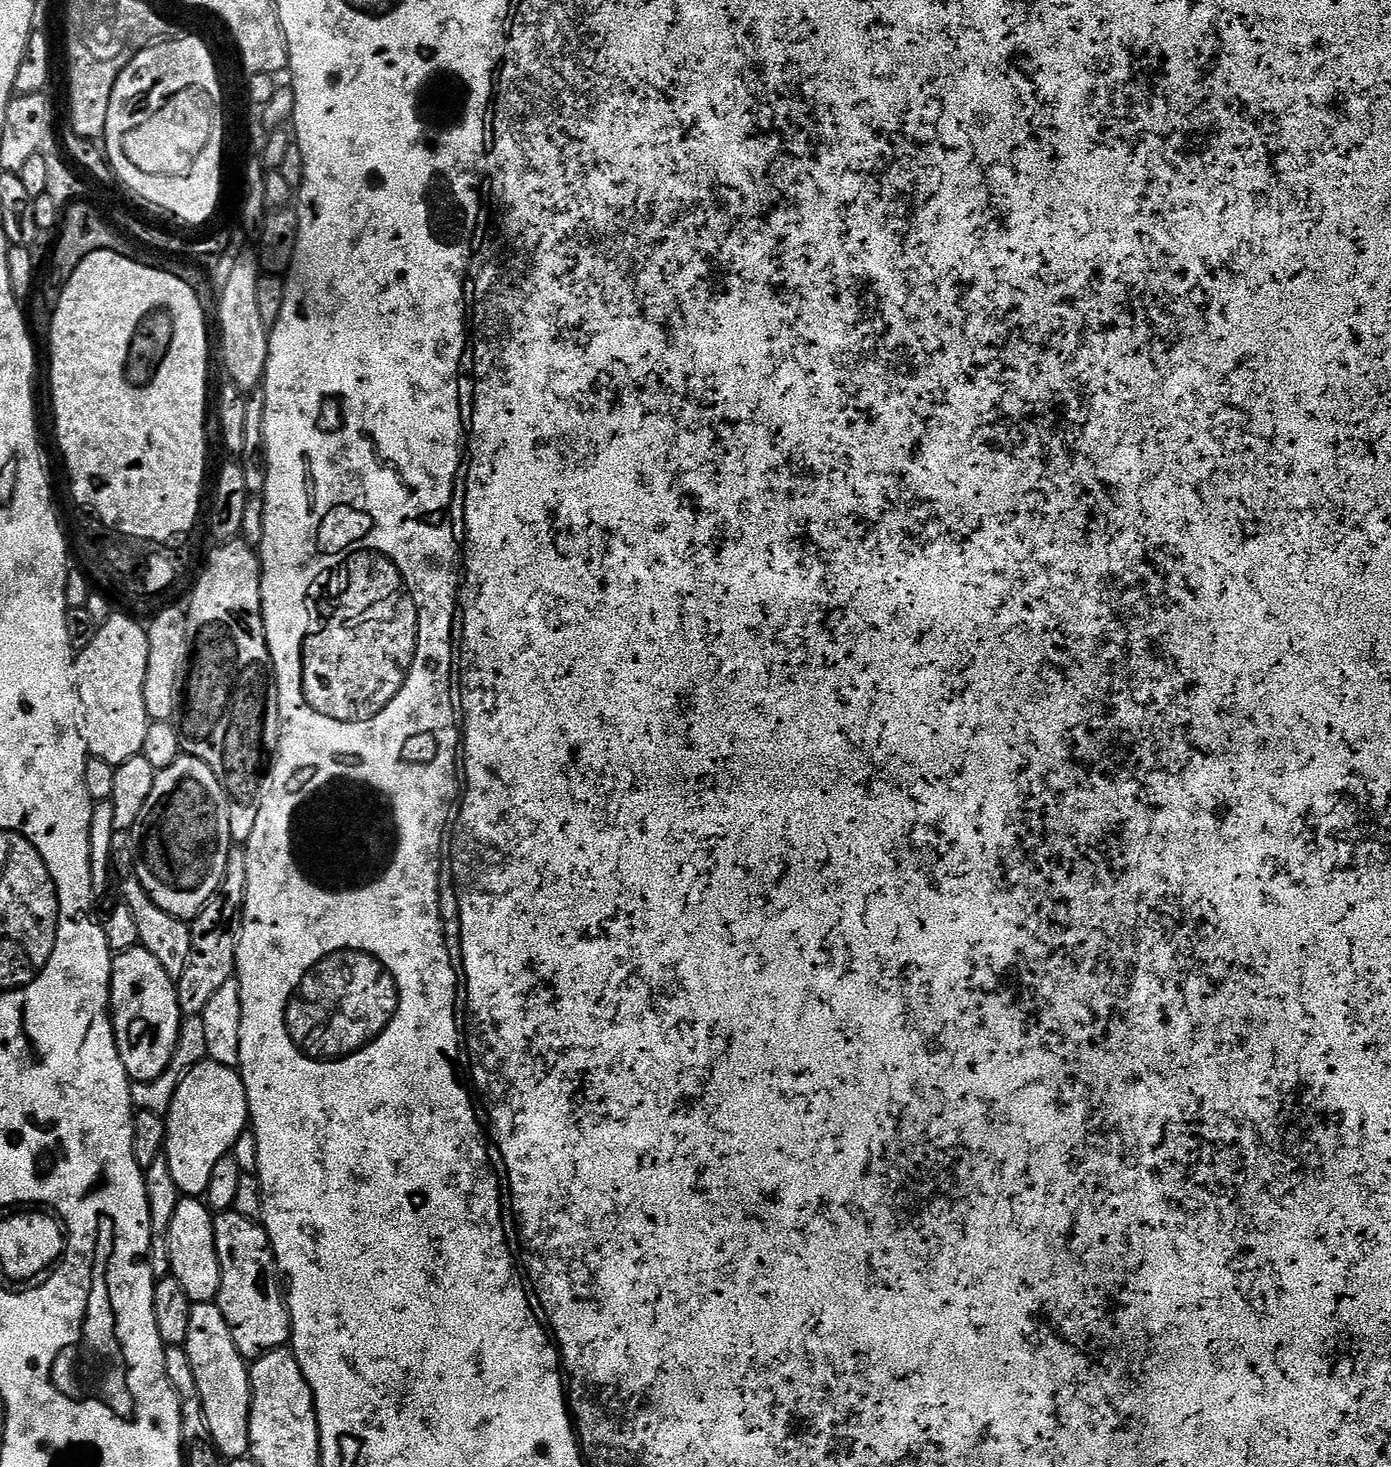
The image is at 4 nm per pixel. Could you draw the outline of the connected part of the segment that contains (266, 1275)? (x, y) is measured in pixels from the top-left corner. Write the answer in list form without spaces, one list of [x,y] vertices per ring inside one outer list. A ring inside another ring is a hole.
[[[235,1210],[219,1213],[212,1225],[220,1263],[220,1293],[215,1303],[222,1310],[222,1318],[226,1318],[226,1326],[230,1326],[234,1346],[238,1346],[245,1361],[255,1362],[259,1356],[285,1347],[292,1335],[292,1321],[278,1279],[276,1255],[272,1253],[268,1231]]]

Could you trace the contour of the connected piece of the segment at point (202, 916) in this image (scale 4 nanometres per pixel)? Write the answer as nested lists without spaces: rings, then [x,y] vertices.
[[[234,850],[228,856],[226,874],[214,890],[210,902],[191,921],[192,941],[190,958],[186,970],[176,980],[176,993],[181,1013],[185,1017],[199,1017],[206,1010],[206,1002],[218,994],[222,986],[236,975],[236,951],[240,941],[240,927],[244,921],[244,899],[246,898],[246,858],[243,851]]]

